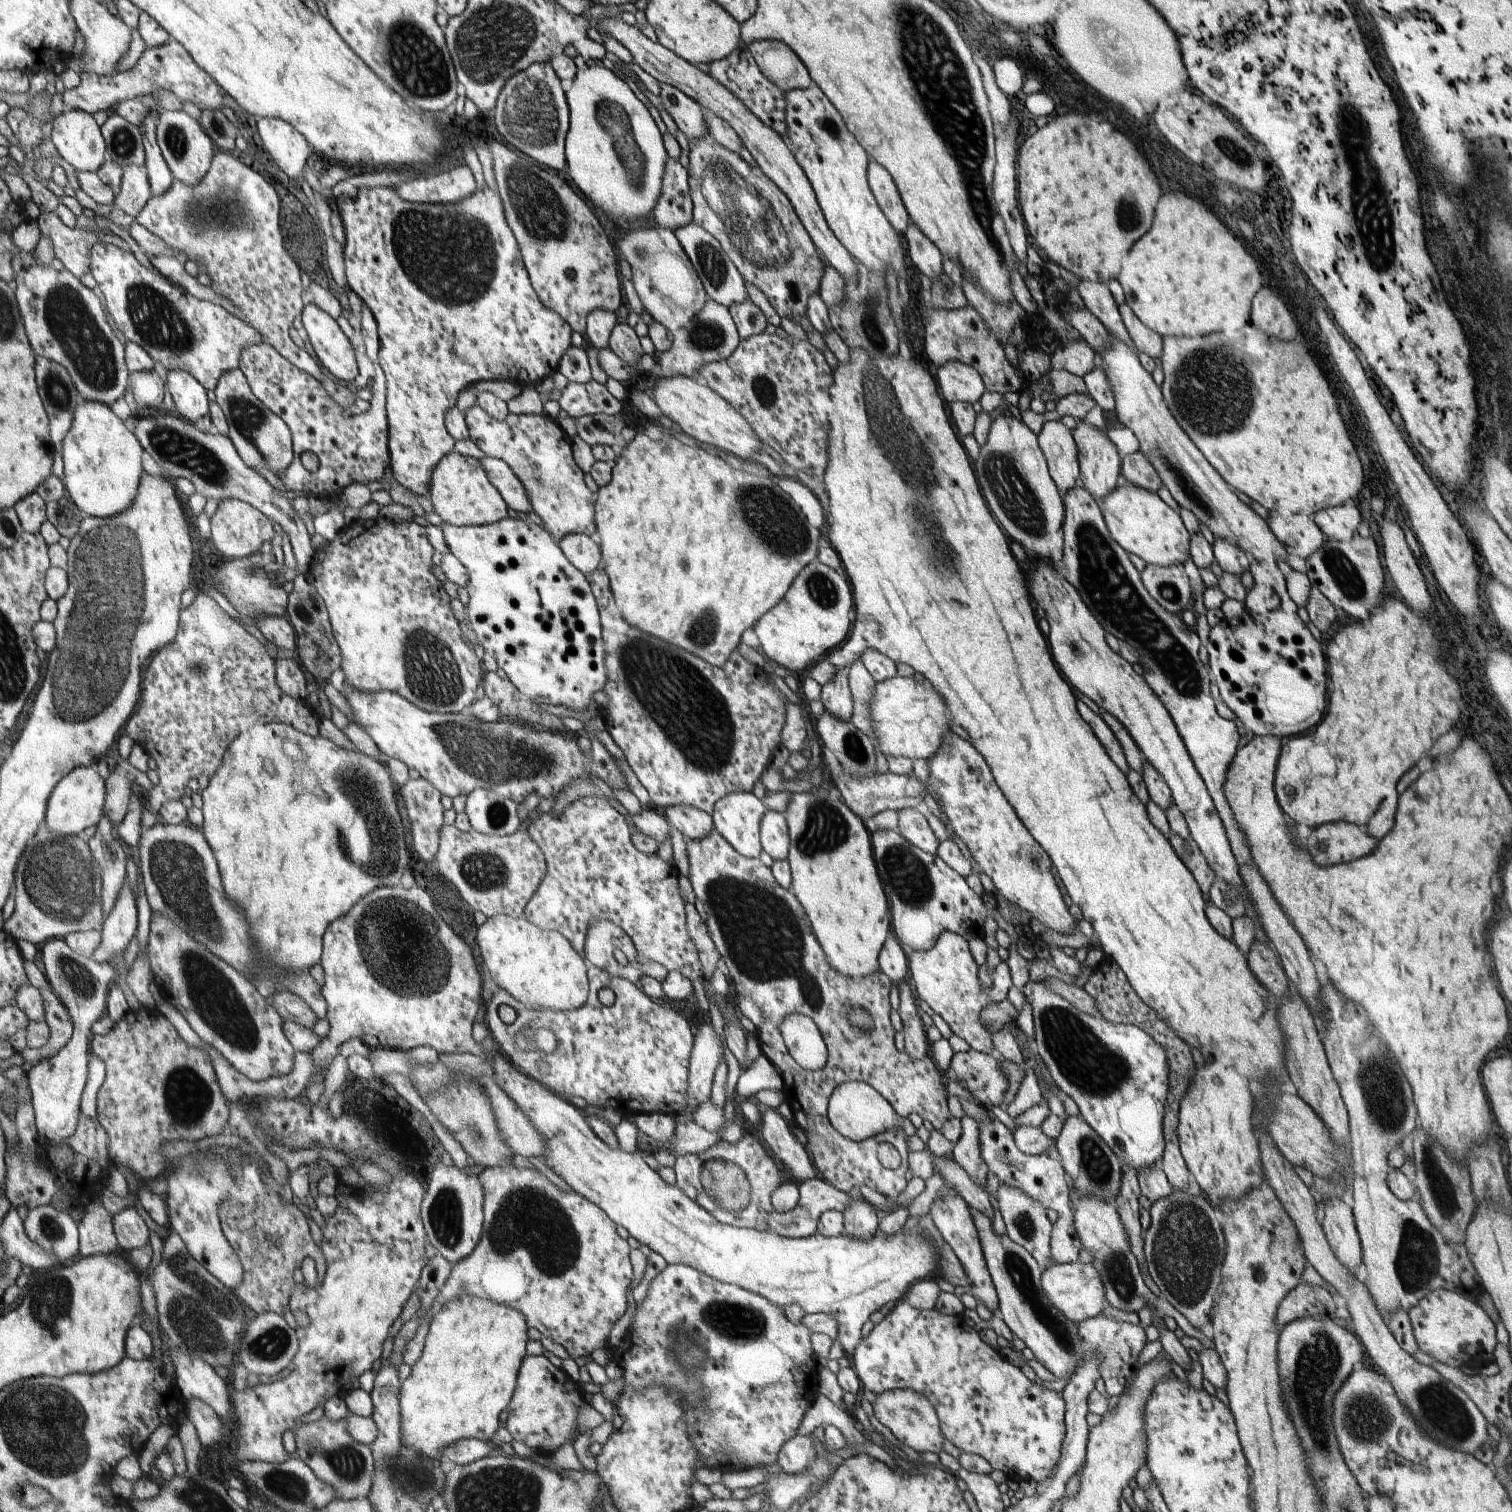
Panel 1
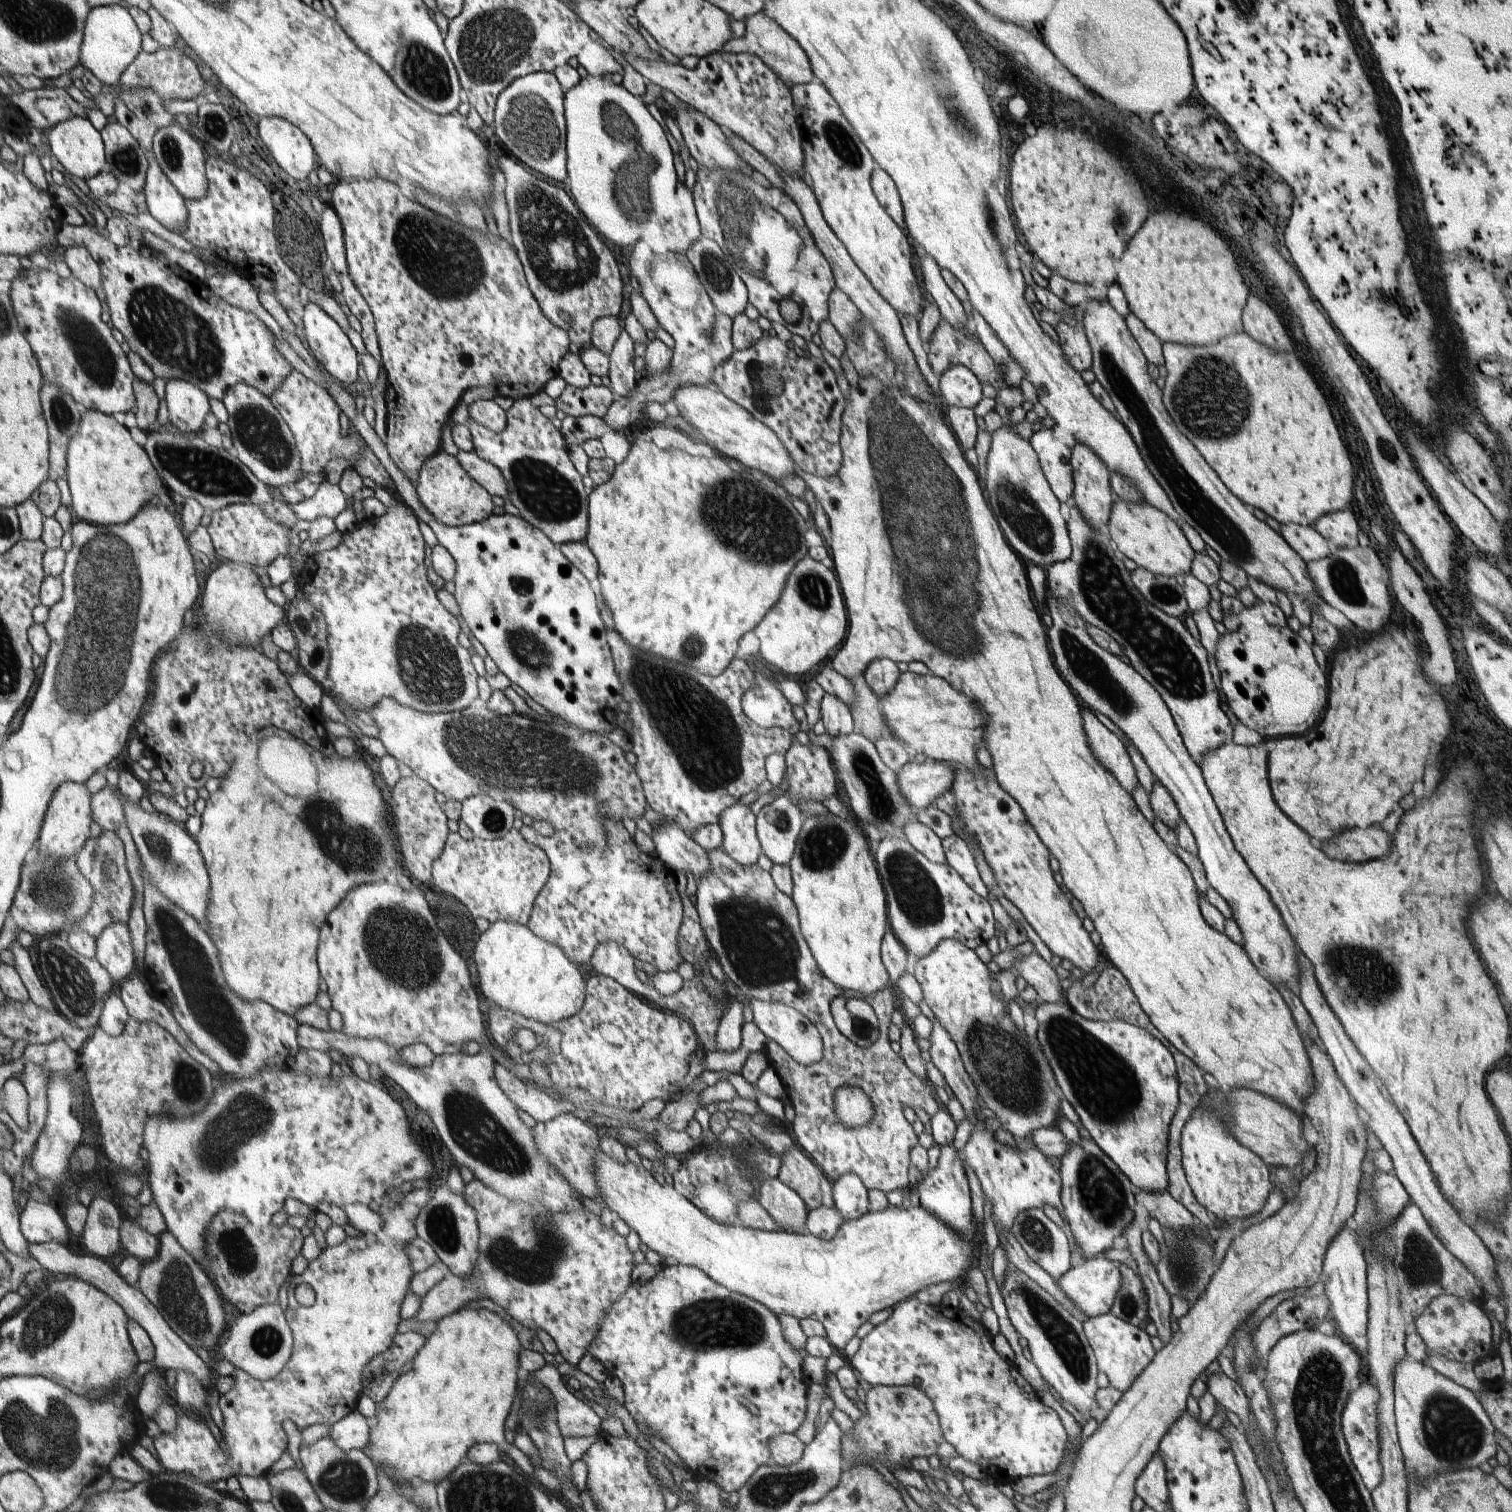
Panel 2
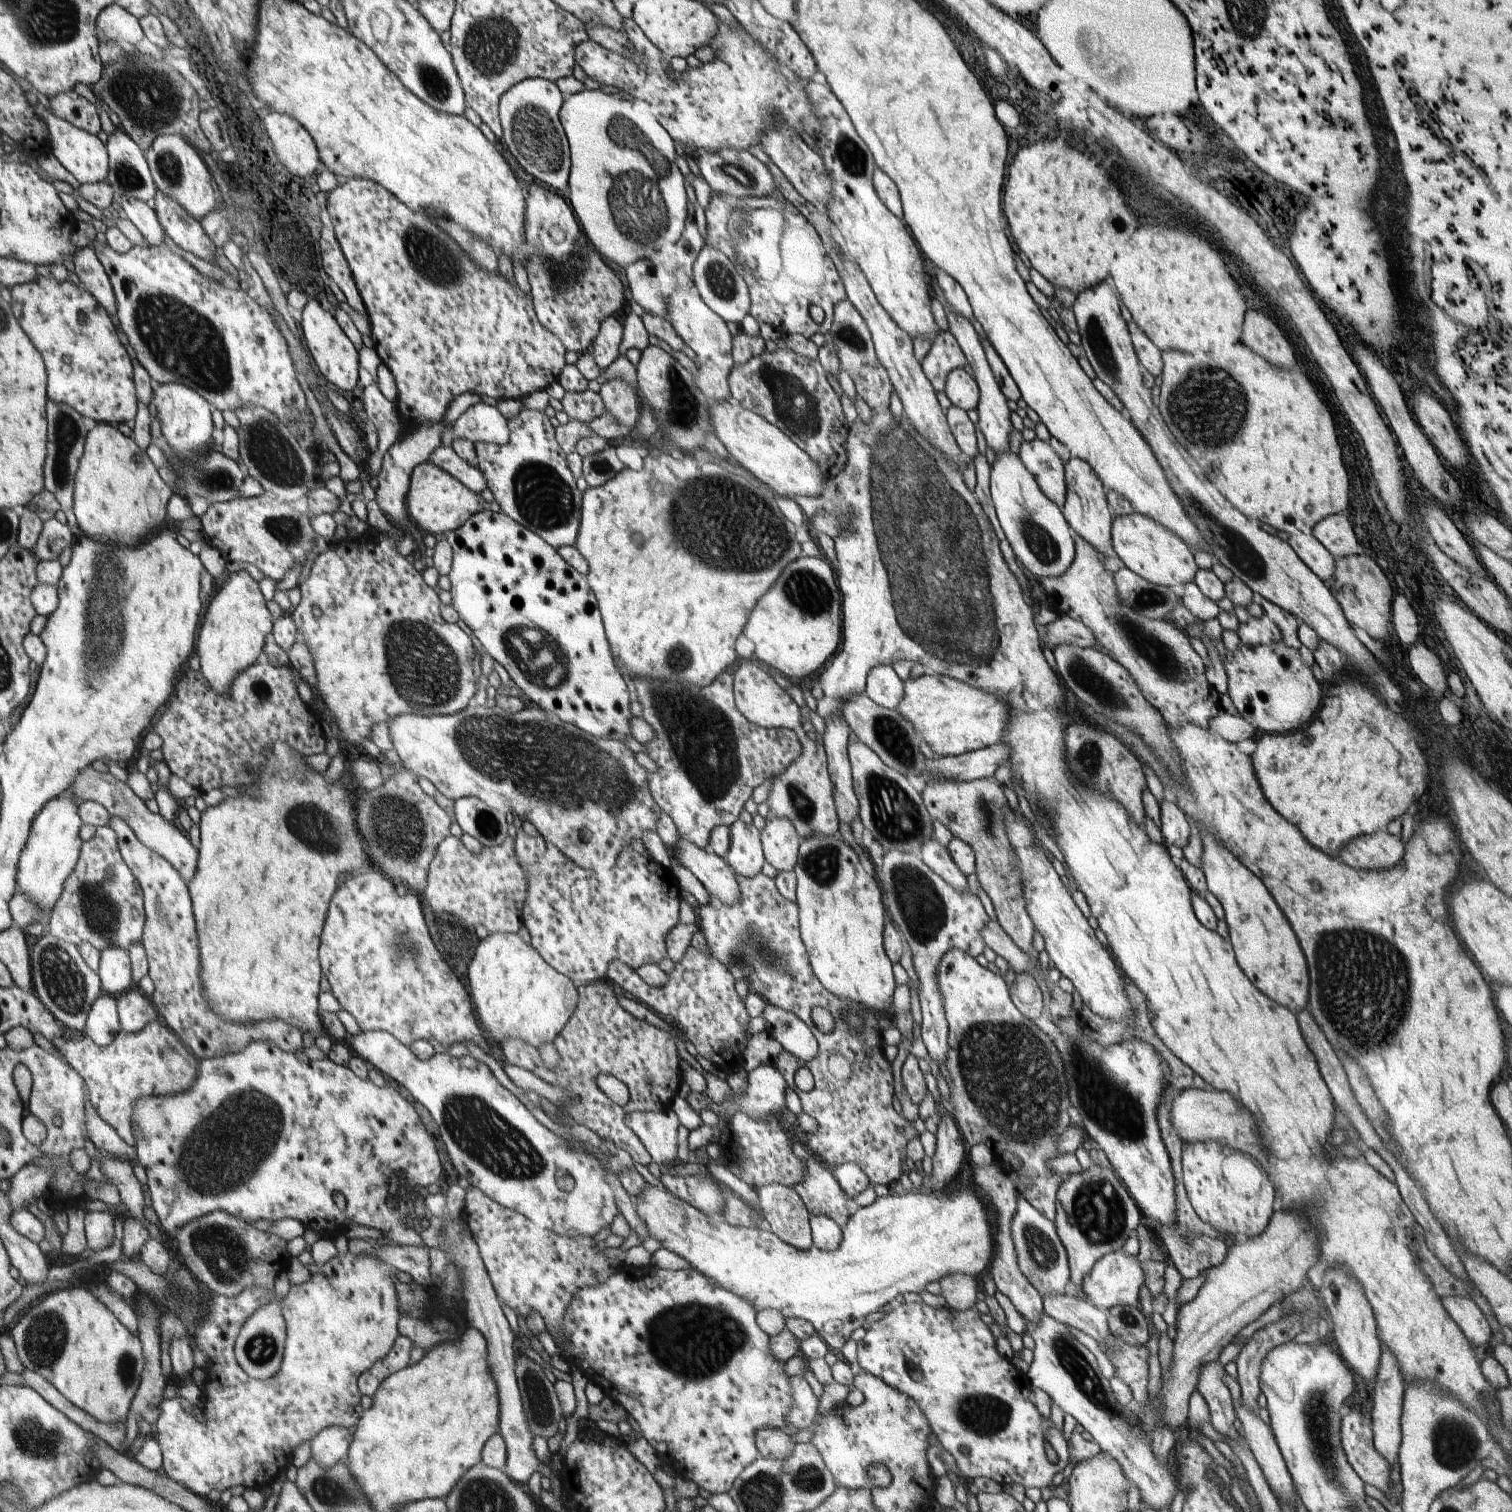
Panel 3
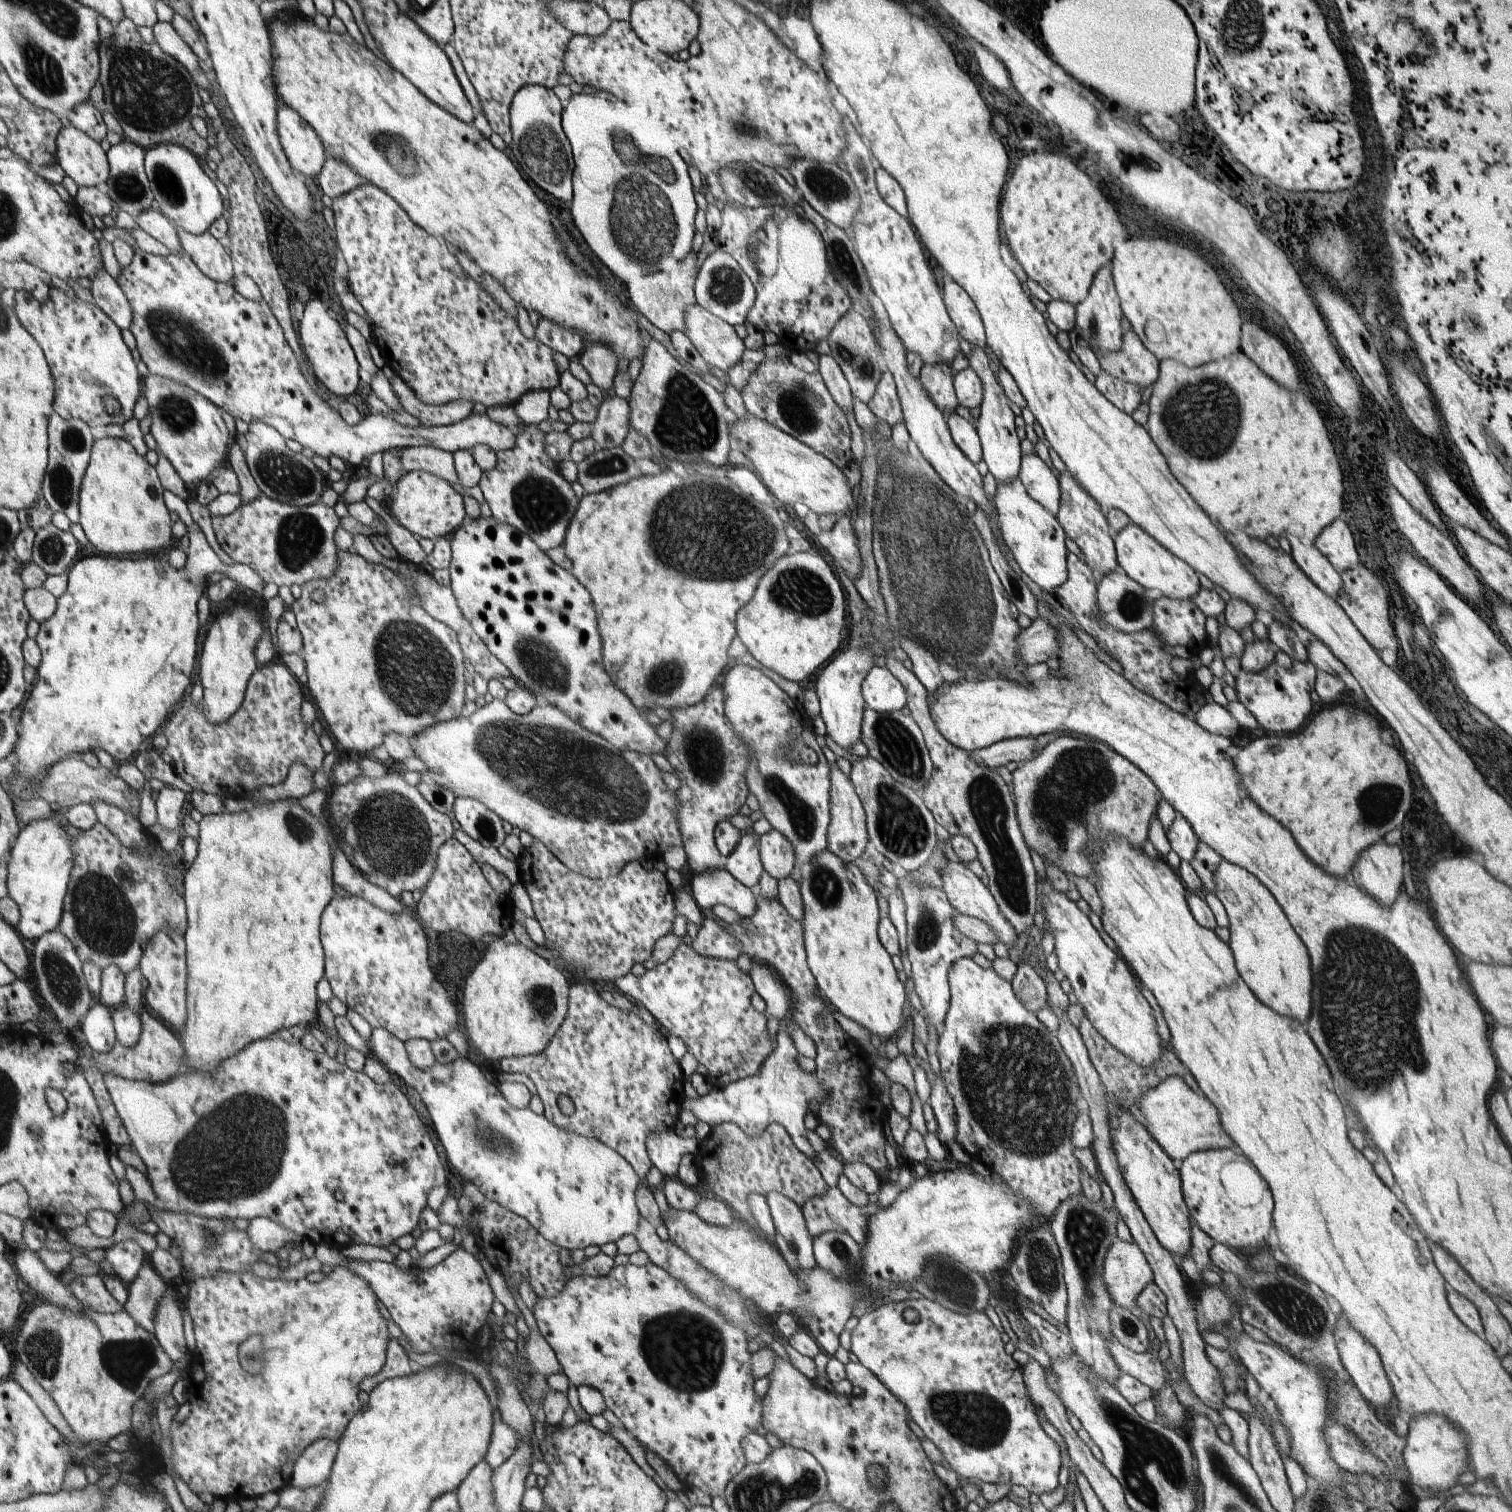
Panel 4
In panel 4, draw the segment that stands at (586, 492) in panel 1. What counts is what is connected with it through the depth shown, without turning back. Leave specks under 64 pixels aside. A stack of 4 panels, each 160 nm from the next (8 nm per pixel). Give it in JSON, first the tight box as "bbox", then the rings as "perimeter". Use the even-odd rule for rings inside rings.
{"bbox":[479,424,580,551],"perimeter":[[[524,424],[522,430],[515,429],[515,432],[515,445],[497,452],[495,468],[482,471],[479,486],[495,519],[530,535],[543,551],[547,551],[565,541],[567,528],[580,501],[572,483],[559,471],[559,464],[545,450],[544,432],[538,425]]]}

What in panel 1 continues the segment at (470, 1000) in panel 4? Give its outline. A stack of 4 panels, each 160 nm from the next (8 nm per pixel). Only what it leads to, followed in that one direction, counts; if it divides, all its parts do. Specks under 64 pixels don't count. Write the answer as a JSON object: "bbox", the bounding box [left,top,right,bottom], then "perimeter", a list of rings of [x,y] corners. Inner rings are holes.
{"bbox":[477,914,589,1010],"perimeter":[[[499,914],[478,926],[477,945],[493,985],[507,990],[528,1008],[572,1010],[580,1008],[589,998],[584,955],[558,931],[542,929],[525,916],[514,918]]]}

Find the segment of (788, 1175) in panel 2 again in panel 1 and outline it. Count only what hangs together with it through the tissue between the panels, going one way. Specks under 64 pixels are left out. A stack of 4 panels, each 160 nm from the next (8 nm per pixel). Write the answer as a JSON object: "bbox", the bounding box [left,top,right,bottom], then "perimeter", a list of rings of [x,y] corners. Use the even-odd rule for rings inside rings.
{"bbox":[756,1108,816,1182],"perimeter":[[[767,1108],[765,1112],[760,1113],[756,1129],[774,1154],[774,1158],[784,1164],[789,1176],[802,1182],[816,1177],[816,1168],[806,1152],[806,1146],[790,1132],[788,1124],[776,1108]]]}

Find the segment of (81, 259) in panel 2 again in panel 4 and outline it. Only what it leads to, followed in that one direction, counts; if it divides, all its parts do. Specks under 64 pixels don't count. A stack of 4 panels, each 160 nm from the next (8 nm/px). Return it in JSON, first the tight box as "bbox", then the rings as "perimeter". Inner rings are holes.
{"bbox":[91,269,133,330],"perimeter":[[[104,269],[91,280],[91,294],[94,304],[98,304],[122,330],[129,328],[133,317],[131,304],[120,285]]]}

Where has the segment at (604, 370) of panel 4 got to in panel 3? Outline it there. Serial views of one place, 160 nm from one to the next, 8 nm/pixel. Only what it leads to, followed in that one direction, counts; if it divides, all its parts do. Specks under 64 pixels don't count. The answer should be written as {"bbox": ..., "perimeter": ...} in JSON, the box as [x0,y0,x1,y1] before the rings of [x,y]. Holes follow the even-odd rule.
{"bbox":[589,316,622,371],"perimeter":[[[616,316],[603,322],[596,340],[589,349],[601,371],[606,370],[621,355],[619,346],[622,339],[622,322],[618,321]]]}

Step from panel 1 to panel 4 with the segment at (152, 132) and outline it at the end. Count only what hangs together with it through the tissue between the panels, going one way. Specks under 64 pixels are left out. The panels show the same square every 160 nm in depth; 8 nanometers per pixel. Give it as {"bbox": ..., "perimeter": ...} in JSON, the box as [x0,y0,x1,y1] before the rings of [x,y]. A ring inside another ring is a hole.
{"bbox":[175,226,234,284],"perimeter":[[[176,226],[175,229],[183,252],[189,255],[206,275],[216,282],[233,284],[234,260],[224,241],[214,238],[208,231],[195,235],[182,227]]]}

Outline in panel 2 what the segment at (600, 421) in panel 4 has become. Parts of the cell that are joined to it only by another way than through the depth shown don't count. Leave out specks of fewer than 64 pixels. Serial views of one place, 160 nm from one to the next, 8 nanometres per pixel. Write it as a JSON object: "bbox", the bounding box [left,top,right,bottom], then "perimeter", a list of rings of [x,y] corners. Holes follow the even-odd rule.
{"bbox":[609,329,636,397],"perimeter":[[[626,329],[617,336],[609,352],[609,378],[614,397],[628,396],[636,388],[635,342]]]}

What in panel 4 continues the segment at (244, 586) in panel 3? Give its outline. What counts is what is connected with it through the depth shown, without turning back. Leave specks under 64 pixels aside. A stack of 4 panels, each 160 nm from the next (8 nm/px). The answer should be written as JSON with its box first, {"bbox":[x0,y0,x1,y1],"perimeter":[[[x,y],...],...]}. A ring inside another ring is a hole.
{"bbox":[197,602,263,725],"perimeter":[[[232,602],[232,608],[216,617],[205,636],[197,678],[203,686],[205,717],[217,725],[226,722],[244,702],[250,677],[260,668],[256,657],[258,638],[263,636],[260,613],[253,607]]]}

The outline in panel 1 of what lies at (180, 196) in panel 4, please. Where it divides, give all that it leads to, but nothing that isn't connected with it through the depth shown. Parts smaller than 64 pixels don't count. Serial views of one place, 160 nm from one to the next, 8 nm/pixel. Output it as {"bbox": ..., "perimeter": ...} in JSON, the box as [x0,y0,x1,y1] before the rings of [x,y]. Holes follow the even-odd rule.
{"bbox":[156,109,214,185],"perimeter":[[[183,109],[159,111],[156,126],[159,147],[173,177],[185,185],[197,185],[205,177],[206,172],[209,172],[210,160],[214,156],[212,142],[206,138],[207,131]]]}

